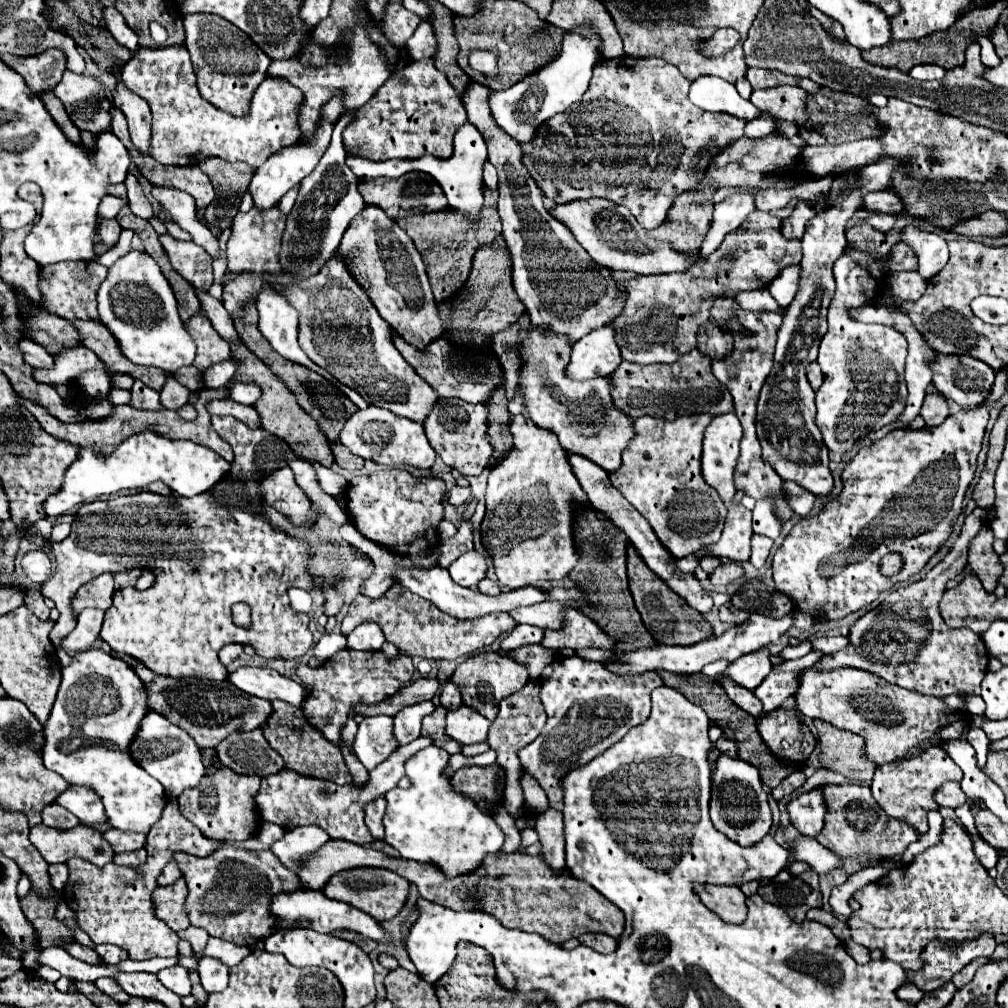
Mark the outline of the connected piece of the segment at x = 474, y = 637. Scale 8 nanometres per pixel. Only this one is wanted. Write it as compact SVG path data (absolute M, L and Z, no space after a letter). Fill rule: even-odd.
M394 584L390 592L386 592L380 600L368 600L366 596L358 594L356 600L350 604L346 618L342 620L342 634L350 634L358 624L366 620L378 622L386 640L392 642L396 648L400 648L400 654L420 656L420 658L430 658L430 660L438 660L438 658L454 660L458 656L466 656L476 650L488 648L502 634L506 634L512 624L516 624L508 612L494 612L494 614L486 614L474 620L458 620L438 608L434 610L430 600L416 596L402 584Z

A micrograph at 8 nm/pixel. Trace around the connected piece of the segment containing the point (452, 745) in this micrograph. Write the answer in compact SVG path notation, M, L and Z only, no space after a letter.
M438 706L430 716L424 716L422 720L422 736L432 738L434 744L446 750L448 754L460 752L462 746L456 740L452 740L444 728L446 728L446 708L444 706Z

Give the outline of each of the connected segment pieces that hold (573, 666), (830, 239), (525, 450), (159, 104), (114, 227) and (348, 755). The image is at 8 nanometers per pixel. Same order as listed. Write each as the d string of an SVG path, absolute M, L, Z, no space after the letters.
M578 656L570 658L558 658L550 666L544 668L540 676L540 700L544 704L544 710L548 714L548 722L542 728L542 738L536 738L534 742L538 744L528 744L524 750L518 752L518 758L522 762L522 768L528 776L532 776L542 790L548 796L548 804L554 810L562 810L562 778L570 772L576 770L590 760L594 760L598 754L608 750L612 744L622 740L626 732L638 724L642 724L650 716L650 692L652 688L658 686L654 680L650 684L650 674L644 676L628 676L620 678L614 672L606 672L606 668L600 662L588 662Z
M880 160L862 168L854 180L836 180L830 190L832 206L808 220L806 234L802 238L804 258L800 262L800 288L794 302L786 310L782 328L778 332L774 368L760 390L756 406L756 434L762 444L762 460L766 460L782 480L792 480L812 494L828 494L834 486L834 478L828 468L828 448L816 426L814 390L806 380L806 366L816 360L818 344L828 328L826 312L834 296L832 264L848 246L846 226L860 208L864 194L886 190L892 184L894 170L902 170L900 164L892 164L892 160Z
M514 416L510 434L514 438L512 452L496 468L490 470L482 542L494 560L498 582L506 588L518 590L524 586L534 586L538 582L562 580L574 568L580 558L574 544L578 506L590 506L590 502L576 476L572 474L572 468L568 468L566 450L560 448L560 442L556 436L552 436L552 432L542 432L542 428L536 428L536 424L524 416Z
M174 44L166 48L138 48L122 68L122 80L140 94L152 110L150 156L160 164L188 166L206 158L222 158L226 162L242 160L254 168L264 164L272 154L298 140L298 108L302 92L282 80L266 78L256 88L250 110L244 116L232 116L208 100L196 88L196 74L190 64L186 46Z
M102 220L102 224L100 224L100 238L102 238L102 242L106 246L116 244L120 232L122 232L122 228L120 228L120 224L116 220Z
M340 744L340 748L342 748L344 760L346 760L346 766L348 766L350 774L352 774L352 784L354 786L362 786L368 780L368 770L358 762L358 758L344 744Z

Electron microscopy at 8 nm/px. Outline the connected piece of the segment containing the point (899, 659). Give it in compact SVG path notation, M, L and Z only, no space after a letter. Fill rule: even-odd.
M972 510L962 526L960 538L954 542L946 558L928 572L928 598L912 596L908 608L874 608L862 616L848 632L850 644L834 656L822 656L812 668L818 672L830 672L836 668L860 668L868 670L890 684L898 684L908 690L950 696L950 694L980 694L980 682L986 674L988 652L982 638L968 628L950 628L938 610L940 596L946 592L946 584L964 572L968 566L968 548L978 530L986 526L986 510Z

